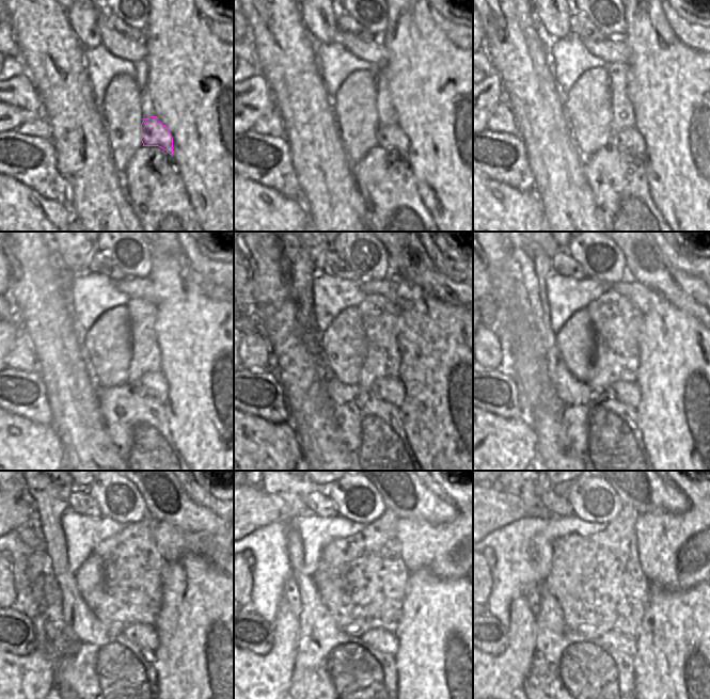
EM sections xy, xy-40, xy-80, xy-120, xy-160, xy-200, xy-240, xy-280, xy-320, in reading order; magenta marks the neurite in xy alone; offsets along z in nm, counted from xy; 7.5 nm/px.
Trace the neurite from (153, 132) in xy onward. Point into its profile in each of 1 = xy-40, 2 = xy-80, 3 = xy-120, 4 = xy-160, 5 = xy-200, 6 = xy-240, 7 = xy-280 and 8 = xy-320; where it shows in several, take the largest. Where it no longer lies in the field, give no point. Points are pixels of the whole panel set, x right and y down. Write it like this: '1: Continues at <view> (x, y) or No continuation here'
1: Continues at xy-40 (389, 136)
2: Continues at xy-80 (630, 140)
3: Continues at xy-120 (155, 384)
4: Continues at xy-160 (390, 388)
5: Continues at xy-200 (628, 393)
6: Continues at xy-240 (145, 636)
7: Continues at xy-280 (382, 640)
8: Continues at xy-320 (617, 640).

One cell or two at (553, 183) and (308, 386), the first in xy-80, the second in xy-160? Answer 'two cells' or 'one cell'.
one cell

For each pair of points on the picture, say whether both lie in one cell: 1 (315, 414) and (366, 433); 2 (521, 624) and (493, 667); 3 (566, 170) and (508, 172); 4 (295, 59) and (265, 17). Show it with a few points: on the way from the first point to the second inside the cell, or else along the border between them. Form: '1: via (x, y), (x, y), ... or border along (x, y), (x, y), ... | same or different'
1: border along (330, 399), (336, 424), (347, 446) | different
2: via (521, 636), (521, 644), (505, 660) | same
3: border along (524, 146), (526, 161), (533, 175), (534, 190) | different
4: via (284, 48), (275, 28) | same

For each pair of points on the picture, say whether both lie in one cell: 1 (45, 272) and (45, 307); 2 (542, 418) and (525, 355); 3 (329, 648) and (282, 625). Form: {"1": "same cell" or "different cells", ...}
{"1": "same cell", "2": "same cell", "3": "different cells"}

